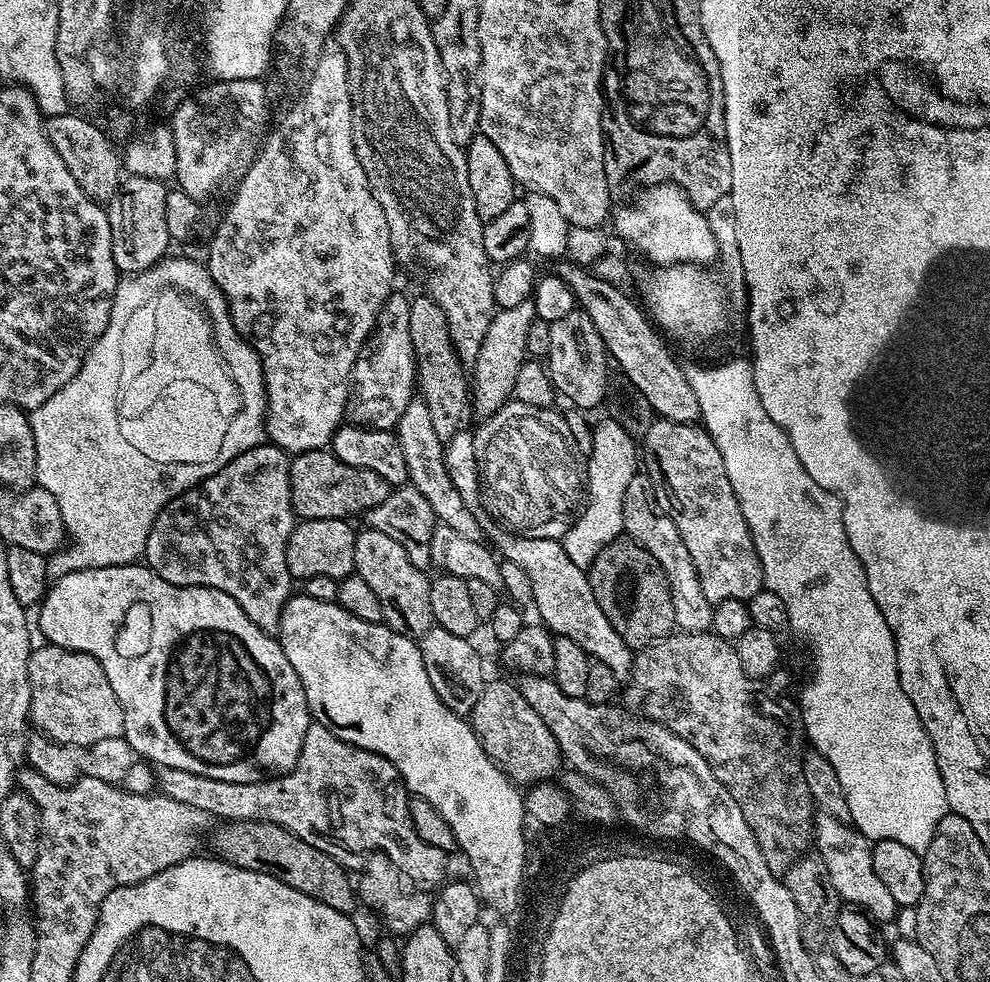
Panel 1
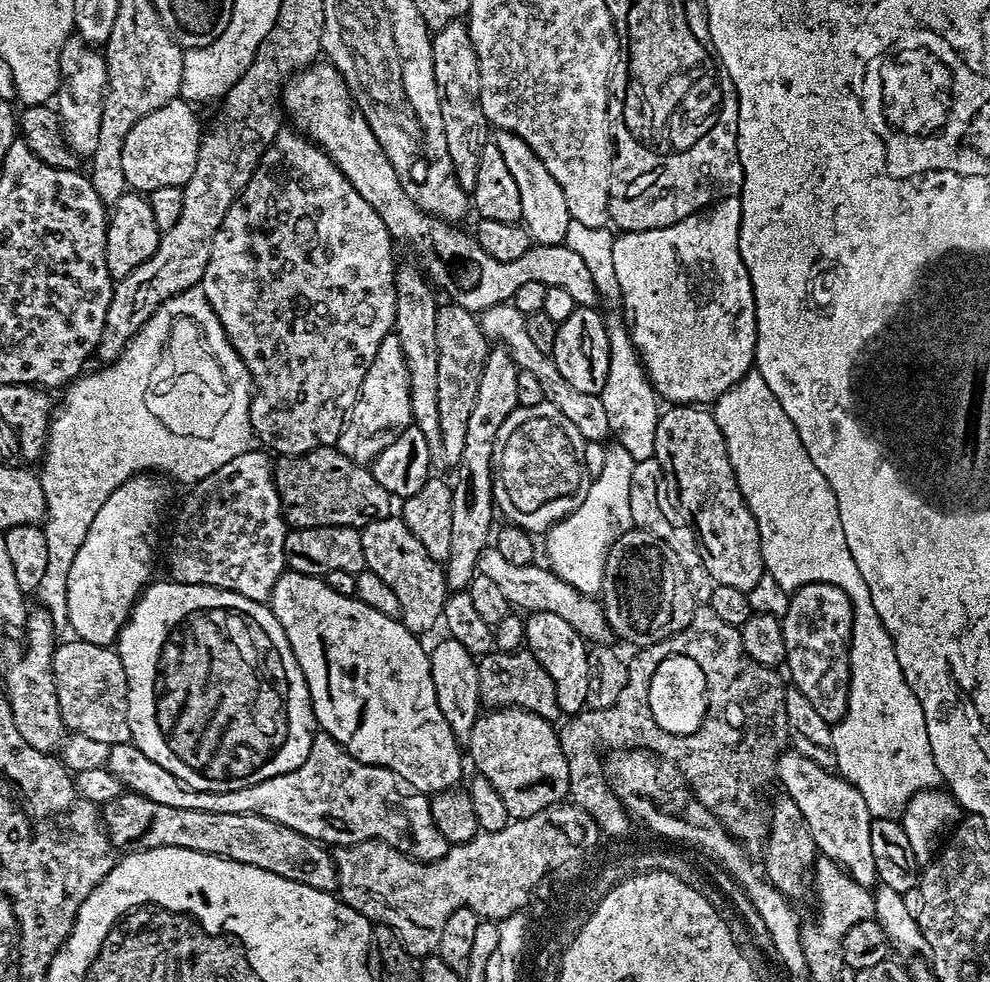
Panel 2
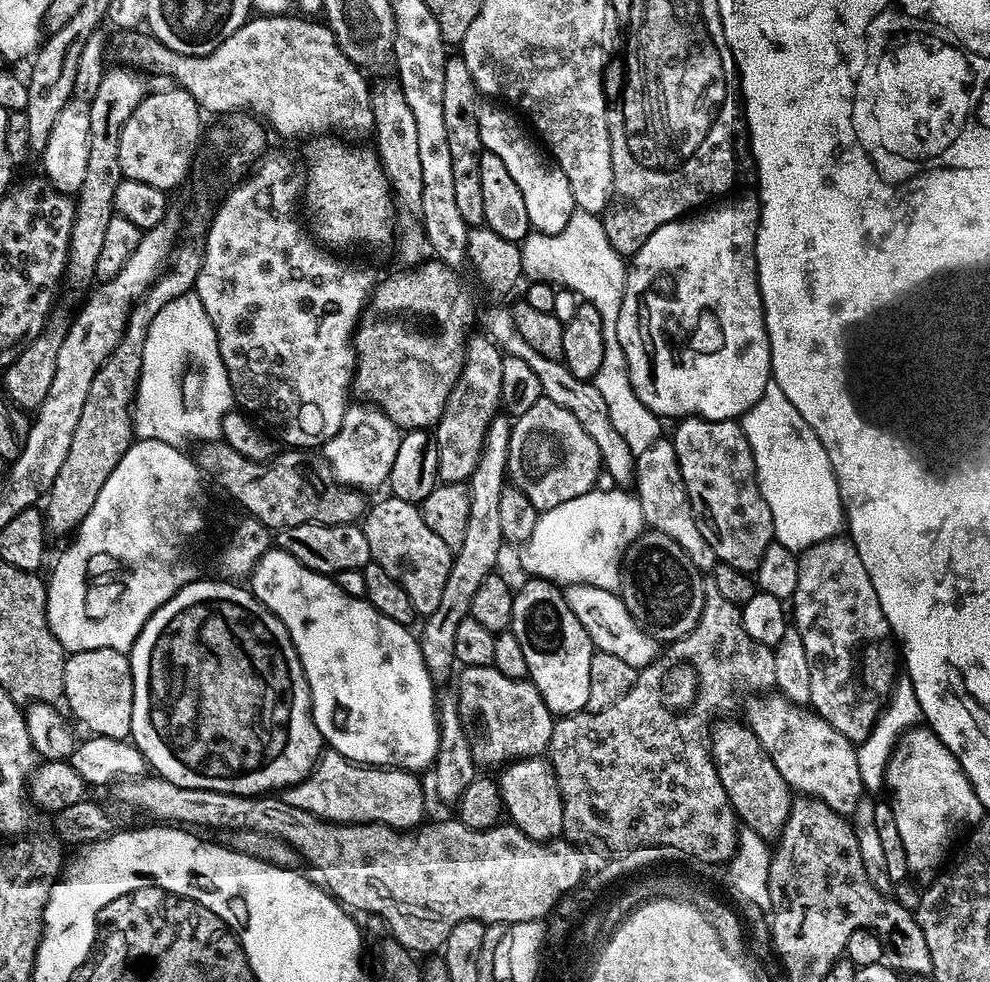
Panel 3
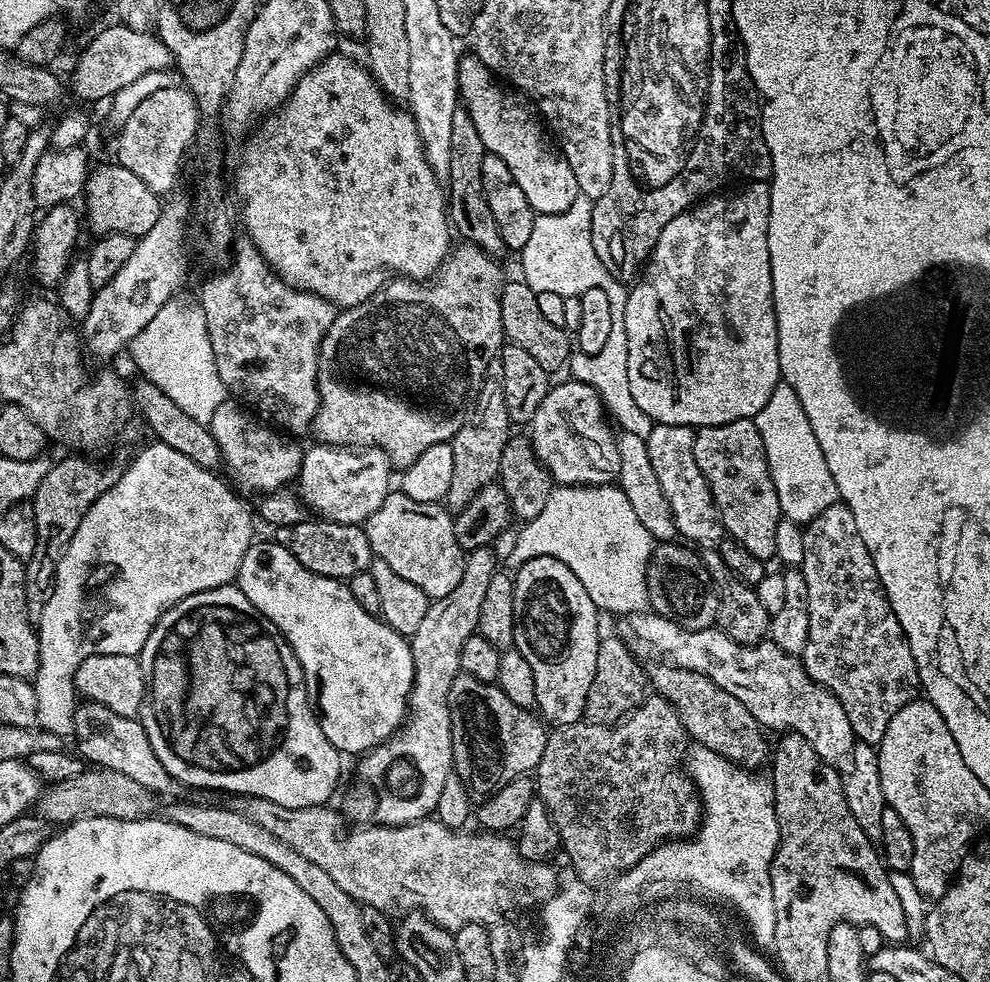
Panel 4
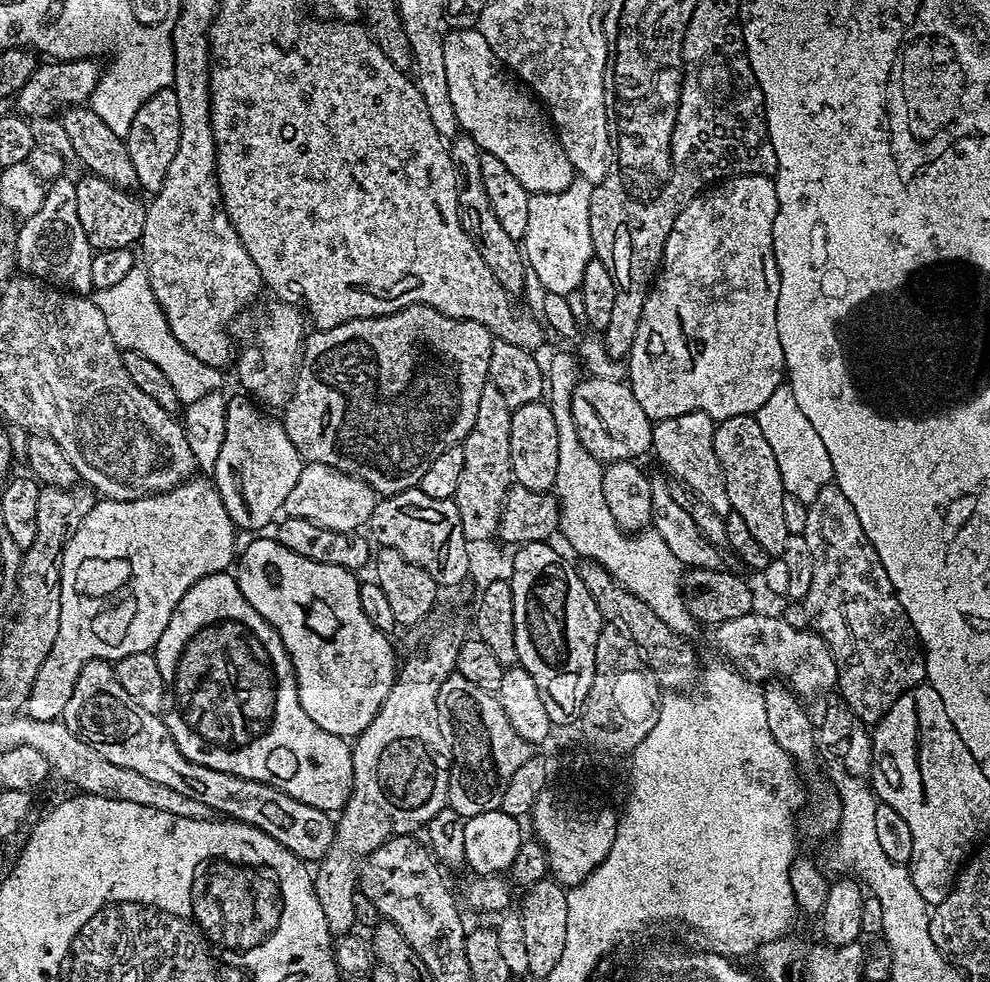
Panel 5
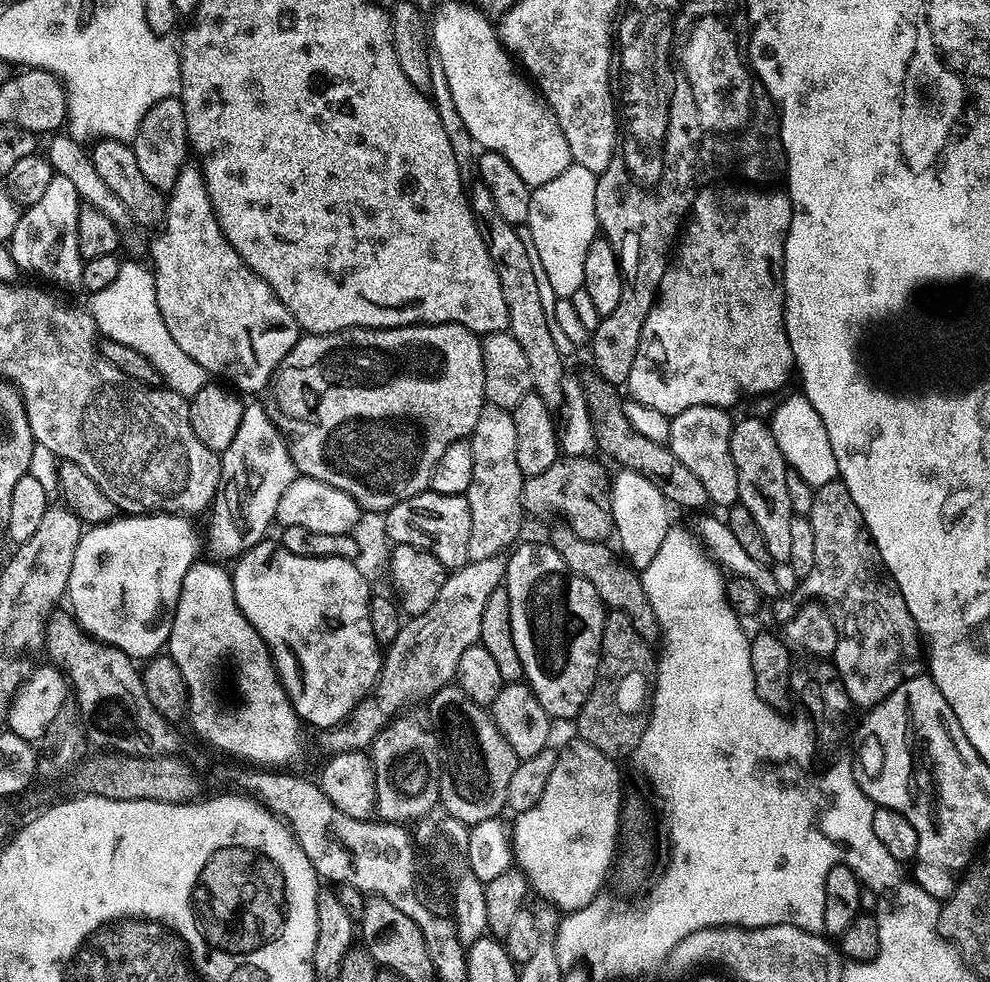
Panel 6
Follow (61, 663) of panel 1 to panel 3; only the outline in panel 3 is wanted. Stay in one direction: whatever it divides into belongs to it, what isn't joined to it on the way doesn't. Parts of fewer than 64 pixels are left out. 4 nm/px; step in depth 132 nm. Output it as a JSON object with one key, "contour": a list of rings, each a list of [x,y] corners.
{"contour":[[[95,648],[94,650],[82,650],[81,652],[73,652],[65,659],[64,662],[64,694],[63,703],[68,703],[68,708],[85,724],[89,729],[89,733],[105,736],[106,738],[114,738],[115,740],[128,740],[132,734],[132,699],[134,698],[134,686],[132,685],[132,661],[127,655],[118,650],[110,650],[109,648]]]}

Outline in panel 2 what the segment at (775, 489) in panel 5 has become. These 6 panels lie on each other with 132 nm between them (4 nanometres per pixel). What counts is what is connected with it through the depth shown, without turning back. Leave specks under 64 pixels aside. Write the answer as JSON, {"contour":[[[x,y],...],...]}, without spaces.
{"contour":[[[668,406],[659,413],[654,434],[655,459],[672,460],[670,472],[676,475],[674,488],[680,491],[680,504],[692,515],[691,523],[701,547],[702,562],[713,580],[722,586],[735,586],[749,592],[766,575],[762,542],[754,514],[750,512],[728,457],[726,442],[715,415],[704,406]]]}

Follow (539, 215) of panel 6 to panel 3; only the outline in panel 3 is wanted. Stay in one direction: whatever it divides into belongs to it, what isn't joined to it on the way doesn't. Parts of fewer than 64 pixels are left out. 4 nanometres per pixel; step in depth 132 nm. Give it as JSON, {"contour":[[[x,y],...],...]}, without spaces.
{"contour":[[[576,209],[566,229],[554,235],[532,231],[521,243],[522,274],[531,283],[566,287],[585,303],[592,304],[603,322],[603,344],[621,344],[618,339],[618,313],[625,296],[627,263],[610,245],[603,219],[597,214]]]}

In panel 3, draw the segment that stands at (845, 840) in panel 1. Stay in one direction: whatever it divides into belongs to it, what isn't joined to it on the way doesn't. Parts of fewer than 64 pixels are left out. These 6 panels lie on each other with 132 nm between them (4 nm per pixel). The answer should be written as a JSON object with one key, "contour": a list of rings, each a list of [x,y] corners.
{"contour":[[[764,694],[749,700],[752,701],[748,704],[746,723],[758,742],[762,742],[766,754],[770,754],[774,766],[778,766],[778,774],[782,774],[793,793],[820,800],[830,806],[830,810],[841,814],[855,812],[866,792],[856,757],[857,745],[838,734],[838,730],[815,711],[791,704],[782,695]]]}

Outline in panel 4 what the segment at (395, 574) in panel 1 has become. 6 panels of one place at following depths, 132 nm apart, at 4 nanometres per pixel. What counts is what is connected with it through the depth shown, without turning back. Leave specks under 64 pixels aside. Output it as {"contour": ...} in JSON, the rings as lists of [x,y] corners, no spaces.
{"contour":[[[392,490],[382,506],[370,514],[363,530],[370,538],[373,557],[387,562],[401,578],[414,582],[433,601],[446,598],[462,578],[466,553],[454,538],[453,519],[453,513],[443,503],[414,502],[405,492]]]}

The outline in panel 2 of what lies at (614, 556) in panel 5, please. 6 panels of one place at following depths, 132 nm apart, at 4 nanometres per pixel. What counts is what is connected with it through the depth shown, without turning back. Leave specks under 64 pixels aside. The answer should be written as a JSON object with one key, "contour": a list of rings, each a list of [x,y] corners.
{"contour":[[[609,443],[605,447],[602,474],[589,483],[586,498],[582,498],[582,506],[549,528],[543,537],[542,552],[548,555],[547,567],[585,596],[596,596],[599,593],[610,546],[614,546],[622,534],[633,531],[630,477],[634,474],[635,465],[636,460],[622,445]]]}

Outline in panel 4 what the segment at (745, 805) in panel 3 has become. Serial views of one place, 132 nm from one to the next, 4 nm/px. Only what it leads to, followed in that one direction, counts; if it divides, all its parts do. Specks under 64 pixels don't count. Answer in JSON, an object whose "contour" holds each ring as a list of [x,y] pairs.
{"contour":[[[655,662],[648,664],[646,676],[654,687],[655,695],[666,698],[674,706],[674,710],[680,715],[680,721],[685,733],[696,739],[697,745],[714,750],[722,758],[726,758],[732,764],[749,770],[759,769],[760,763],[767,761],[770,756],[770,740],[766,737],[765,729],[750,714],[734,694],[730,694],[722,686],[718,686],[708,676],[695,672],[689,668],[675,668],[667,662]]]}

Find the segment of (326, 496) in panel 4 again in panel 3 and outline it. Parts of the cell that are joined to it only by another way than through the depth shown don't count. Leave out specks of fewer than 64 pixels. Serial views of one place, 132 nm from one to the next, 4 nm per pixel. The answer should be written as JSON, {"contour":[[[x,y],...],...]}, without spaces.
{"contour":[[[356,402],[344,411],[338,434],[324,443],[322,454],[341,484],[357,490],[383,489],[388,482],[390,466],[394,466],[394,458],[398,455],[401,435],[402,430],[381,408]]]}

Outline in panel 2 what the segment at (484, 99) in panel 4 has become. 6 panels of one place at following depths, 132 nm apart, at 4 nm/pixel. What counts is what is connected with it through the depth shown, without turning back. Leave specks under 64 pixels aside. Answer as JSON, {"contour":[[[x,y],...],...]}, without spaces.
{"contour":[[[497,131],[494,142],[510,169],[515,184],[518,185],[518,195],[522,197],[522,223],[532,235],[533,241],[538,244],[565,243],[567,228],[573,218],[566,206],[566,194],[562,194],[562,186],[554,182],[543,160],[538,158],[538,154],[534,154],[534,150],[530,150],[526,142],[522,142],[522,138],[518,138],[512,132]]]}

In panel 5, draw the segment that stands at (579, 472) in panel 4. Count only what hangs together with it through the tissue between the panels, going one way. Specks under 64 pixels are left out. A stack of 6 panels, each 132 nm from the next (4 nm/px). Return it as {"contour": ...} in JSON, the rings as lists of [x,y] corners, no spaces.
{"contour":[[[592,376],[588,380],[587,377],[581,379],[574,393],[574,419],[580,438],[593,456],[608,462],[635,461],[652,448],[654,421],[638,406],[631,387],[620,380],[611,380],[608,376]]]}

